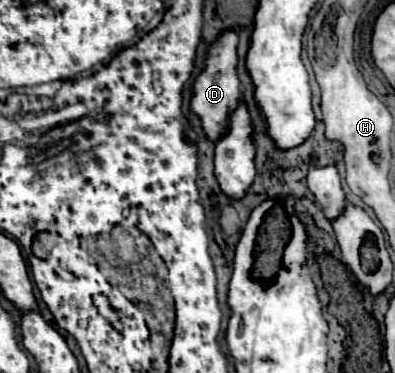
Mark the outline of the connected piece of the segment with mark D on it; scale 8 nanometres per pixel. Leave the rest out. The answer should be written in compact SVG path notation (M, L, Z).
M226 30L226 34L218 34L218 38L208 44L208 52L204 58L204 70L196 76L192 84L192 96L190 96L190 112L196 114L202 122L202 130L210 142L218 142L218 134L222 134L222 126L226 126L226 114L238 106L240 98L240 82L236 76L236 44L238 34L234 30Z

